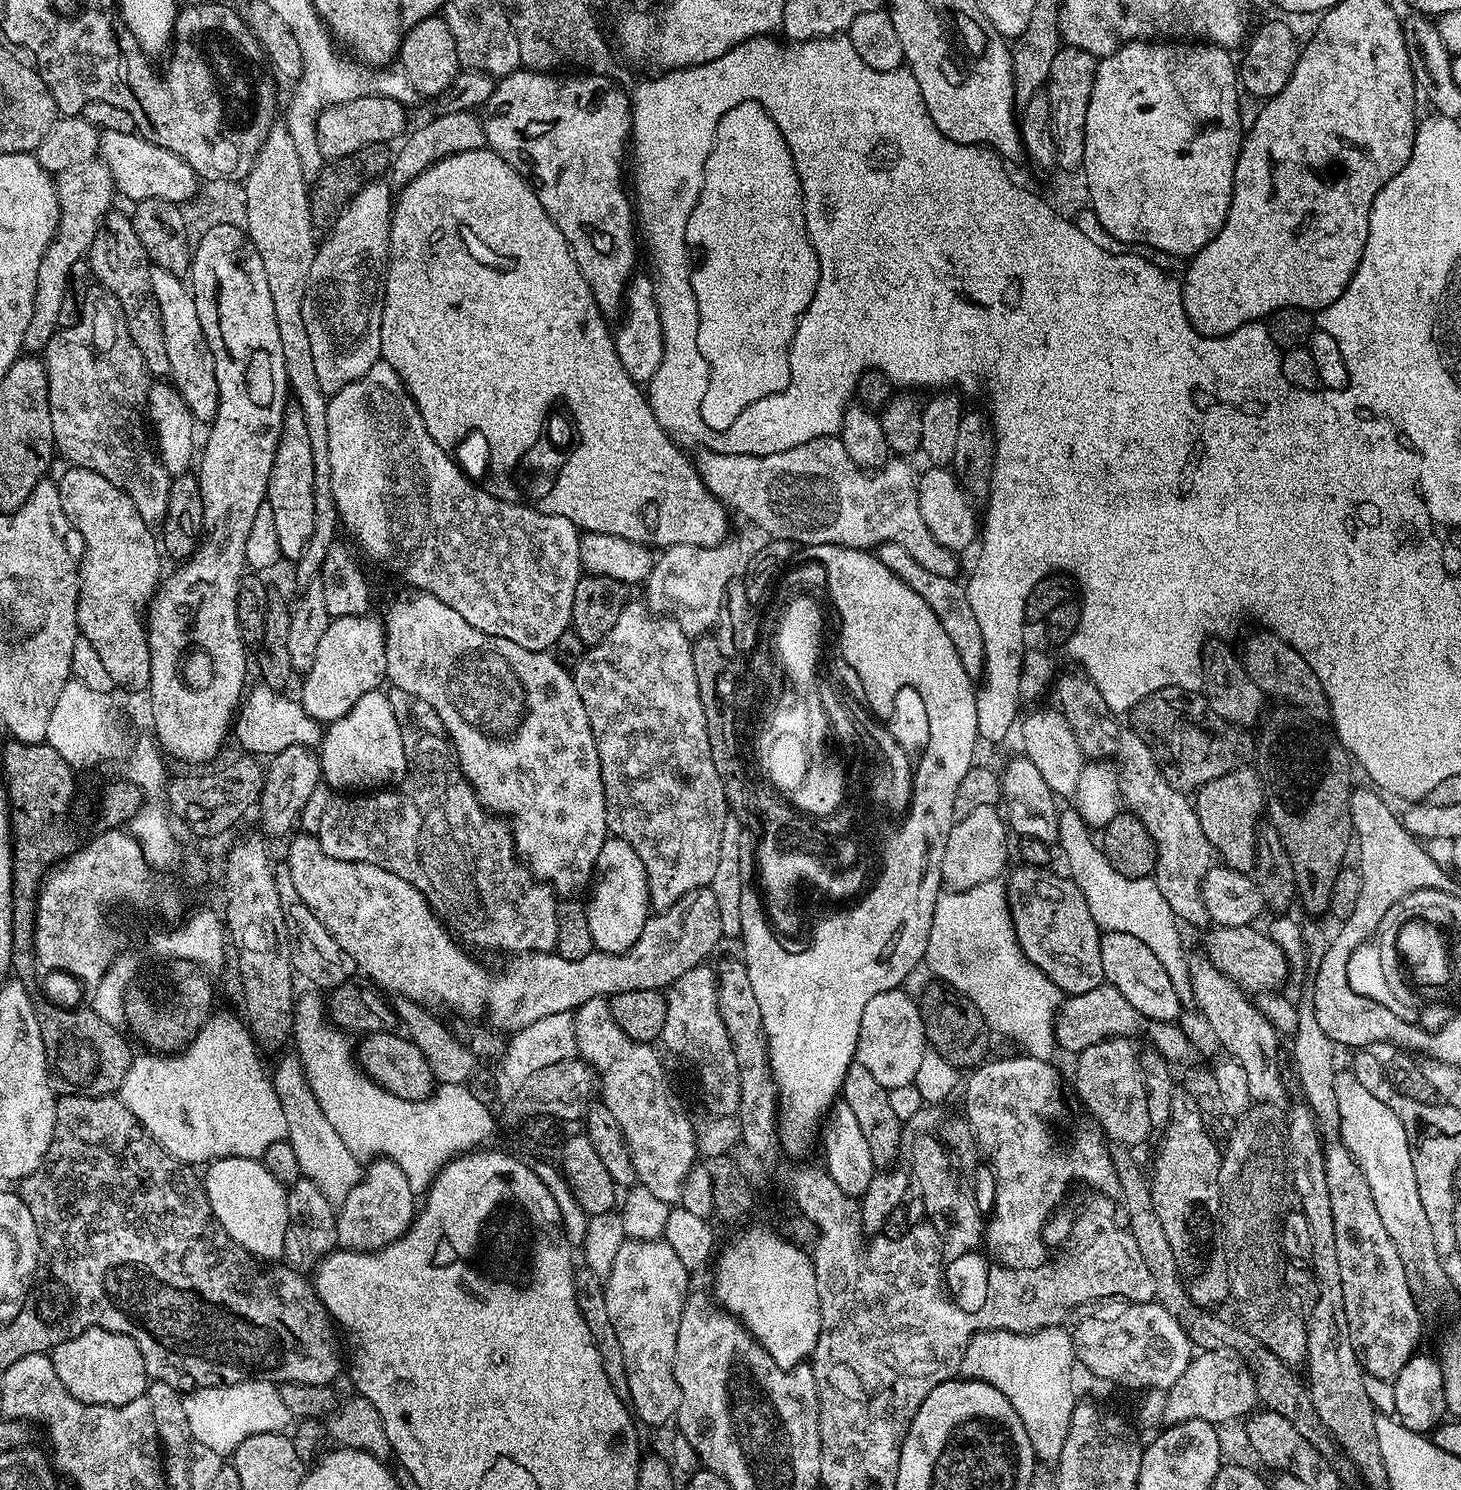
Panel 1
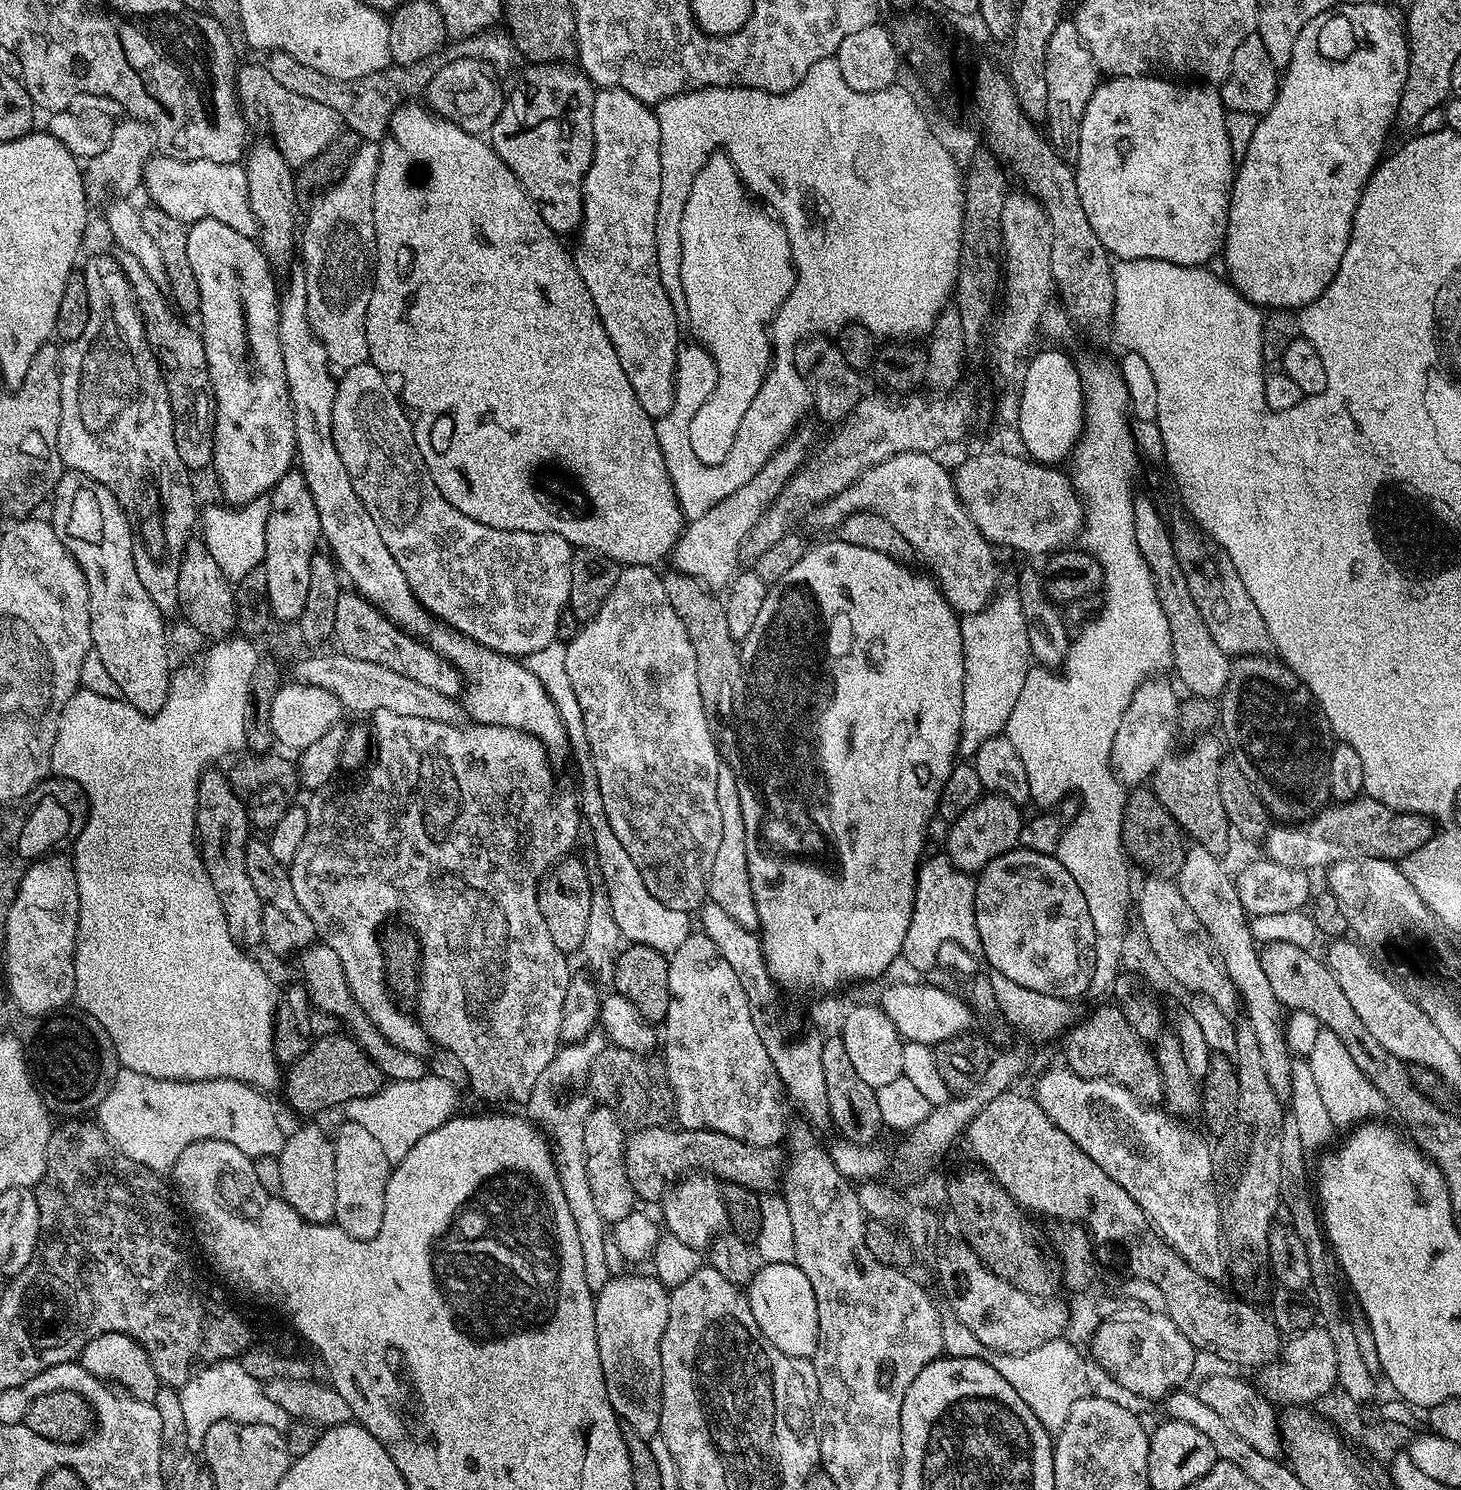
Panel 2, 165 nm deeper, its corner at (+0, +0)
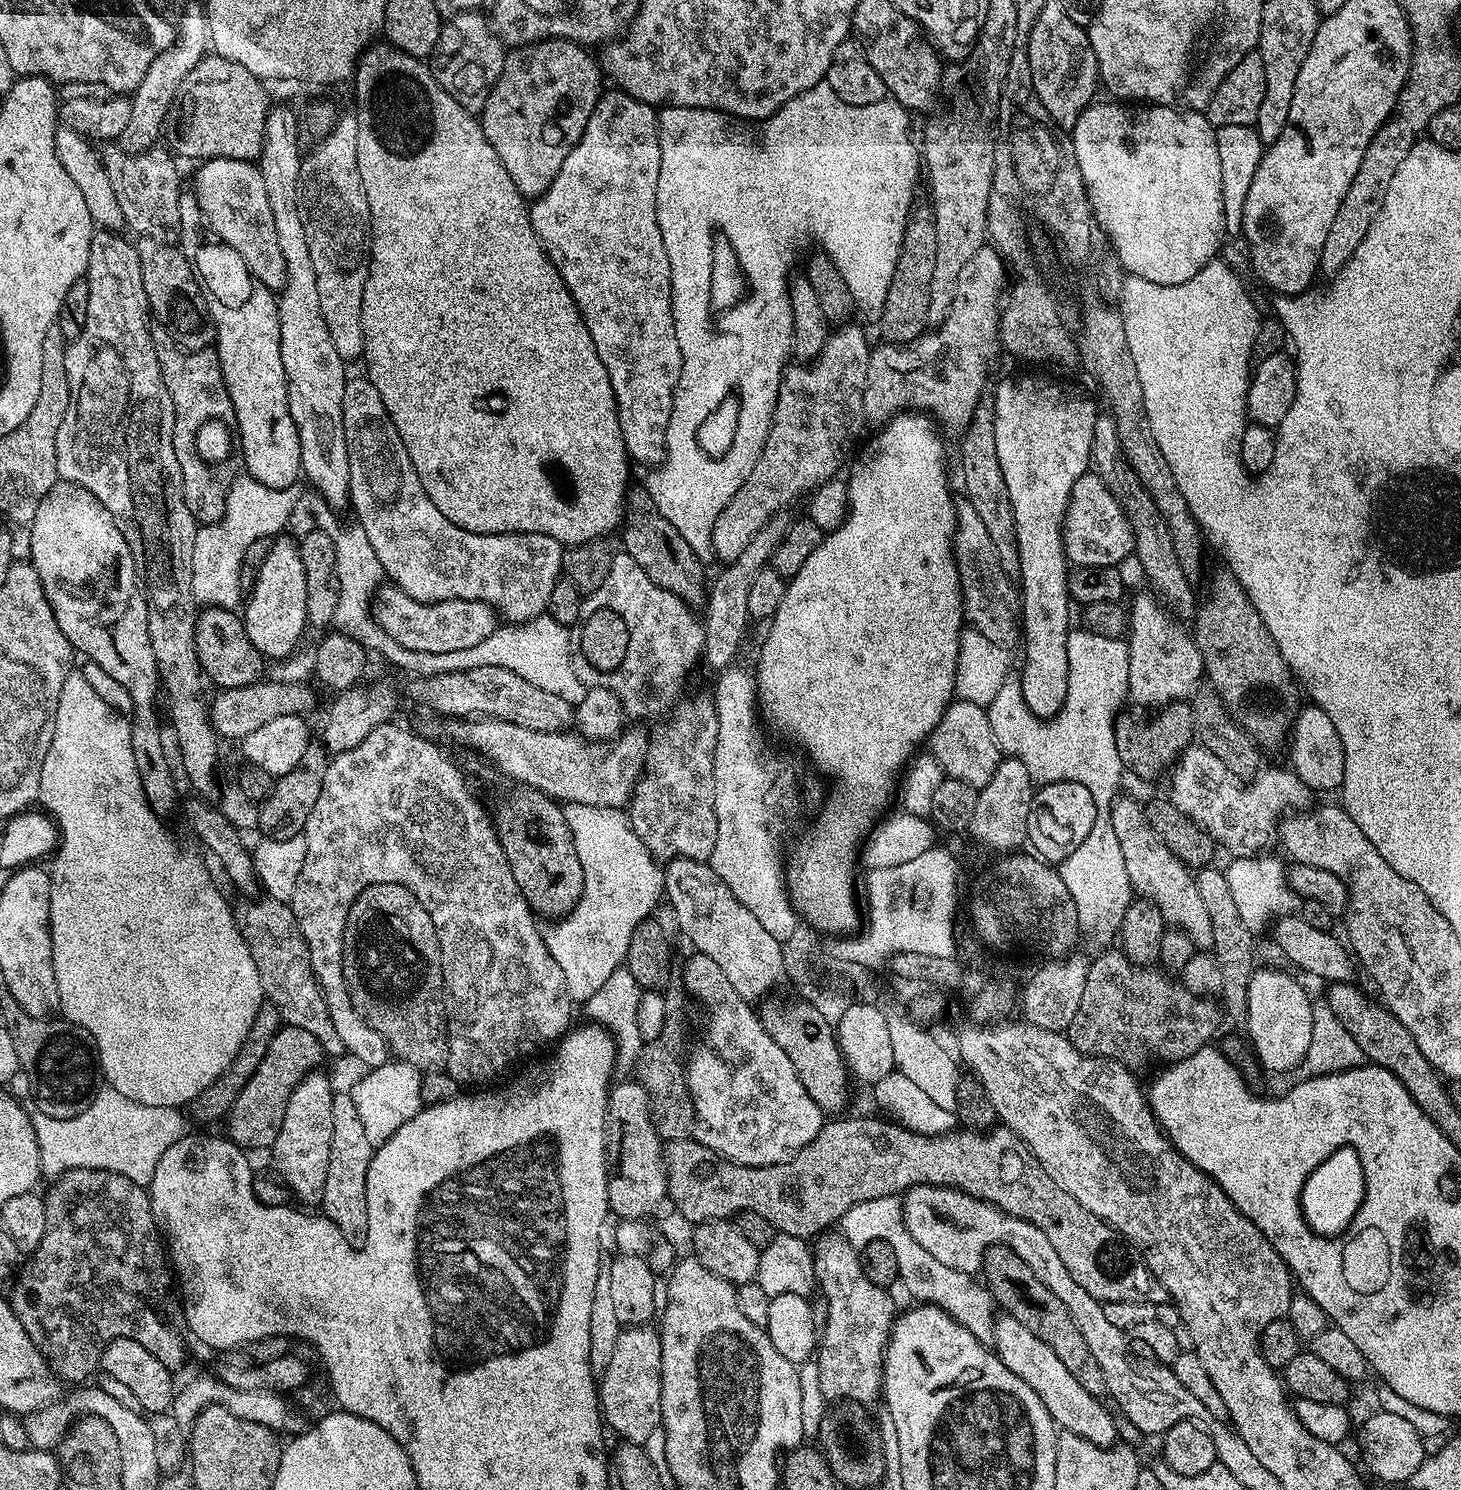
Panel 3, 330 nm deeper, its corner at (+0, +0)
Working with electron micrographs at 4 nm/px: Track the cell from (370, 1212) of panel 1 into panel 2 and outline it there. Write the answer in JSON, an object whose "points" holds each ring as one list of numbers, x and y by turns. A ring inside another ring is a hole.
{"points":[[345,1119,344,1125,334,1132,334,1187,335,1225,350,1238,369,1240,382,1230,386,1206,386,1182,390,1165,382,1146,358,1122]]}

